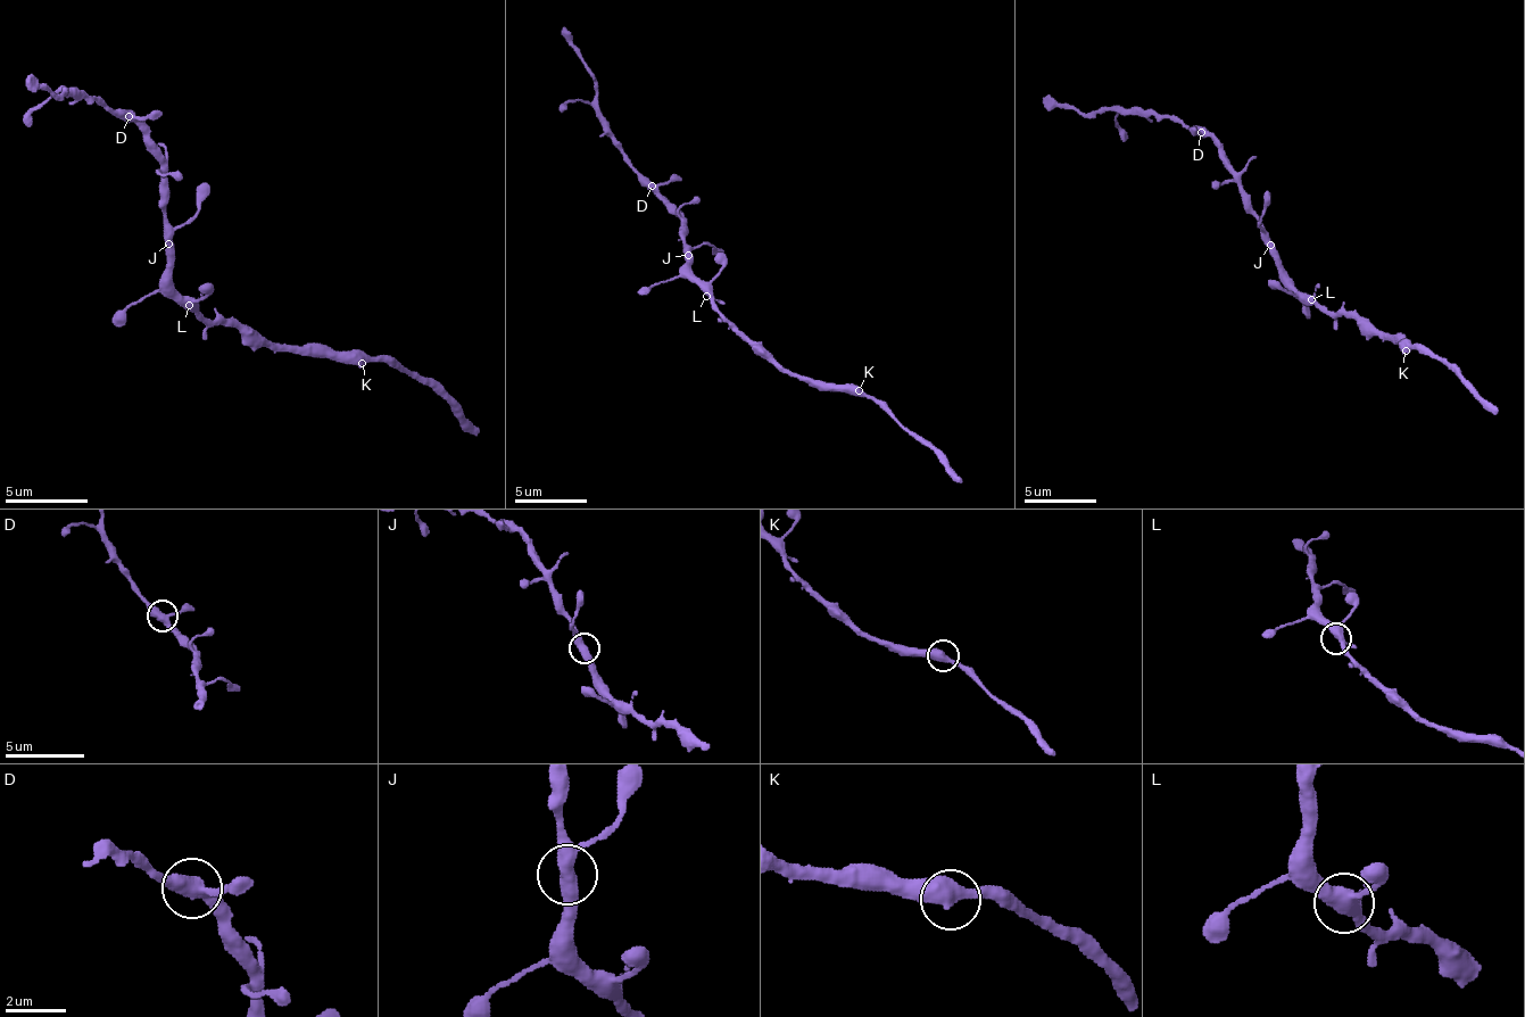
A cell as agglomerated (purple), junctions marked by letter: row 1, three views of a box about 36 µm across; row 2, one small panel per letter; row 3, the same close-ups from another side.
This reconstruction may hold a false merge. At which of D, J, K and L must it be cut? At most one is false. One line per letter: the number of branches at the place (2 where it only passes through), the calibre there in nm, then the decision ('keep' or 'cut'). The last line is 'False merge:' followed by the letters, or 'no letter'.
D: branches 3; calibre 400 nm; keep
J: branches 3; calibre 380 nm; keep
K: branches 2; calibre 480 nm; keep
L: branches 4; calibre 400 nm; keep
False merge: no letter

